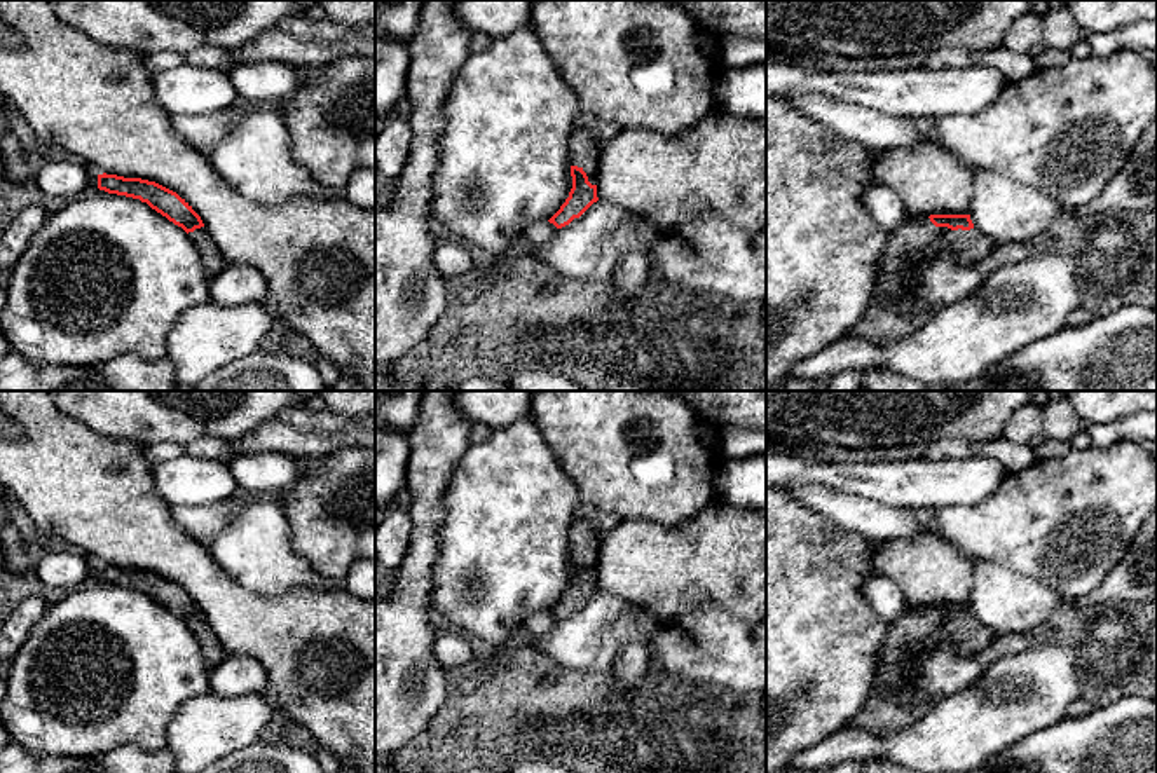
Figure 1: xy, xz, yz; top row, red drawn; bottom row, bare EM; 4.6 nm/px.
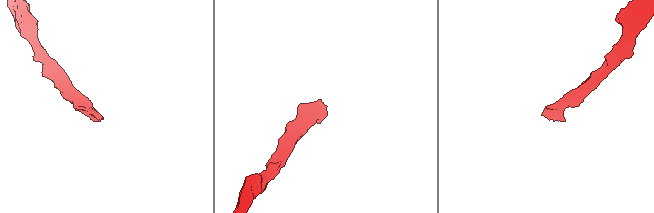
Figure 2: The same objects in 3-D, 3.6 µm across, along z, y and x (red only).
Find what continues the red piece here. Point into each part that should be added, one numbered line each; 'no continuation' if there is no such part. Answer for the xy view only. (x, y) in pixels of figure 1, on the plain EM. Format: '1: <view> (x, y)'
1: xy (212, 648)

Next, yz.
1: yz (894, 702)

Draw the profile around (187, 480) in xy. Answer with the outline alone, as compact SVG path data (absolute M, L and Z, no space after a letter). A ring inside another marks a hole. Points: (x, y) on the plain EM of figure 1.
M180 455L152 466L152 482L169 506L208 506L236 496L227 461Z

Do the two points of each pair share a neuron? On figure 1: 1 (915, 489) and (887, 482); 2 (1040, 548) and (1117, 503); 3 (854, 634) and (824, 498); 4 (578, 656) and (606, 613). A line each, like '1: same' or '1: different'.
1: same
2: same
3: different
4: same

